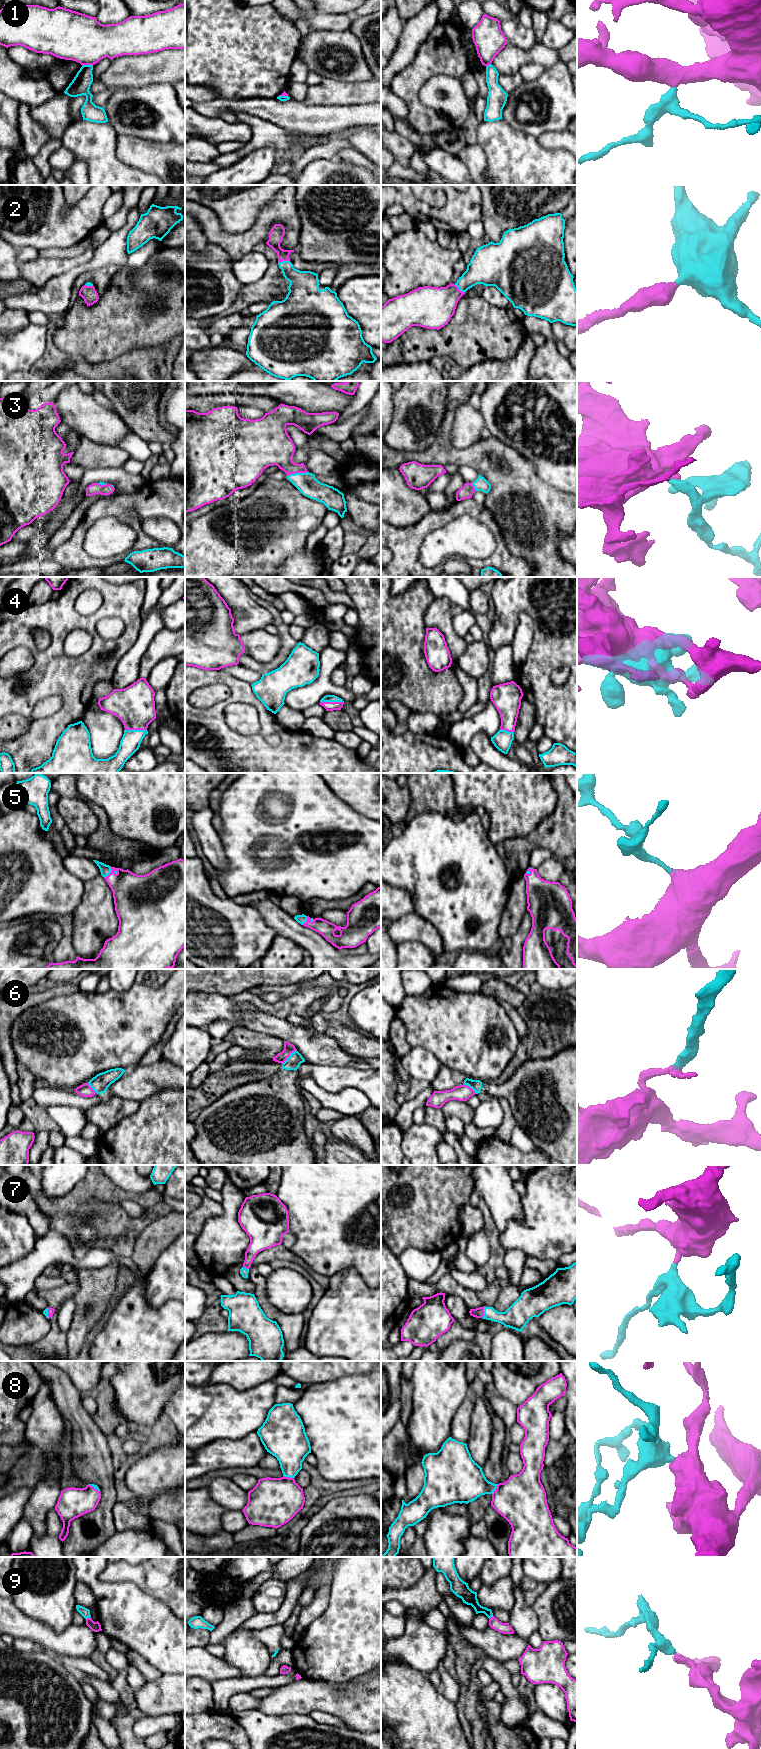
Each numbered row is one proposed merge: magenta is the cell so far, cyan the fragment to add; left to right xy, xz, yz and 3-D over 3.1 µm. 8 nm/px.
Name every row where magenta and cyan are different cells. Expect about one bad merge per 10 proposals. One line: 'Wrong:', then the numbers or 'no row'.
Wrong: 1, 6

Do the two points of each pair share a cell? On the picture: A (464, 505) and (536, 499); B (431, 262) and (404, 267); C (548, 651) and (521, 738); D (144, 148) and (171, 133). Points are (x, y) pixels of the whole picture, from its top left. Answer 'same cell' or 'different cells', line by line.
A: different cells
B: same cell
C: different cells
D: different cells

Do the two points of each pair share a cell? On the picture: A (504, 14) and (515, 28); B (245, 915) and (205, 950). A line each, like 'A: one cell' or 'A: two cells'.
A: two cells
B: one cell

